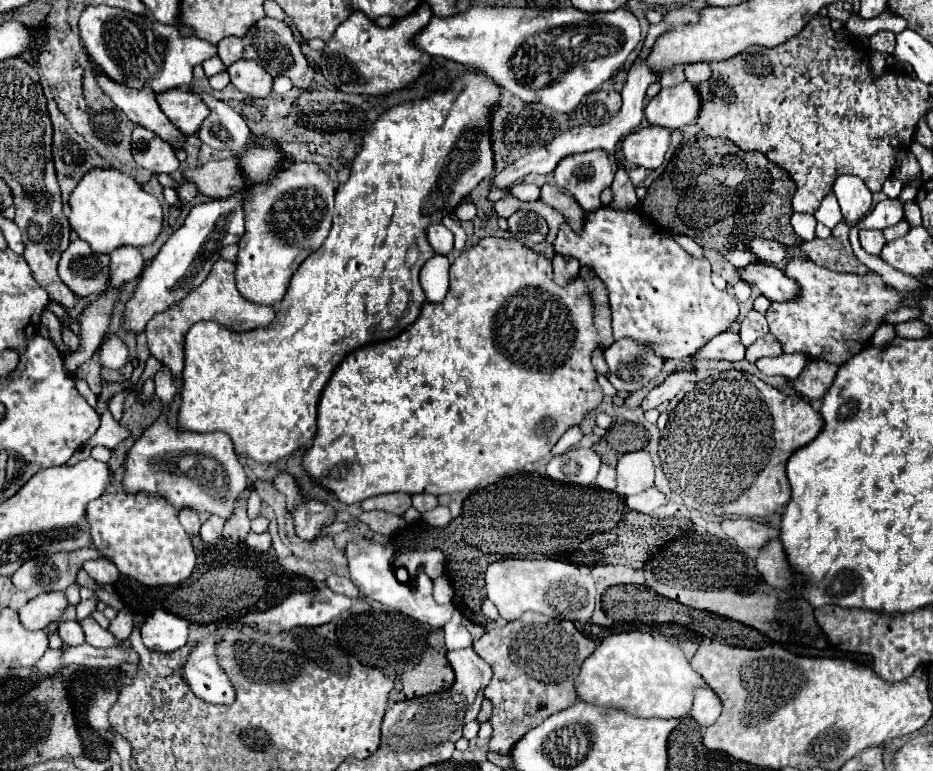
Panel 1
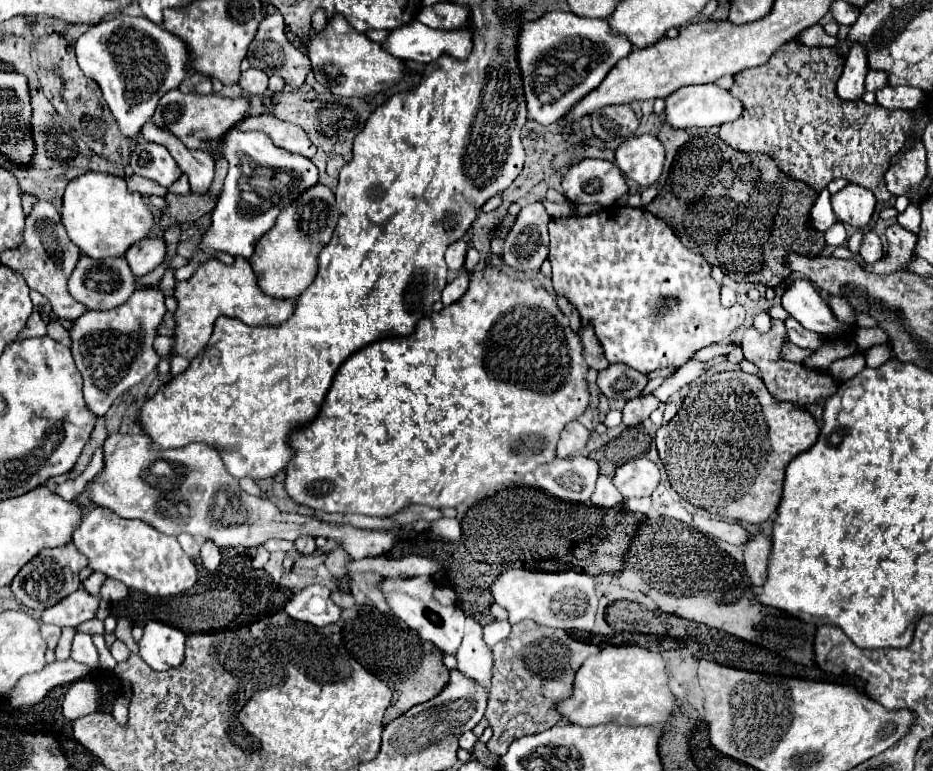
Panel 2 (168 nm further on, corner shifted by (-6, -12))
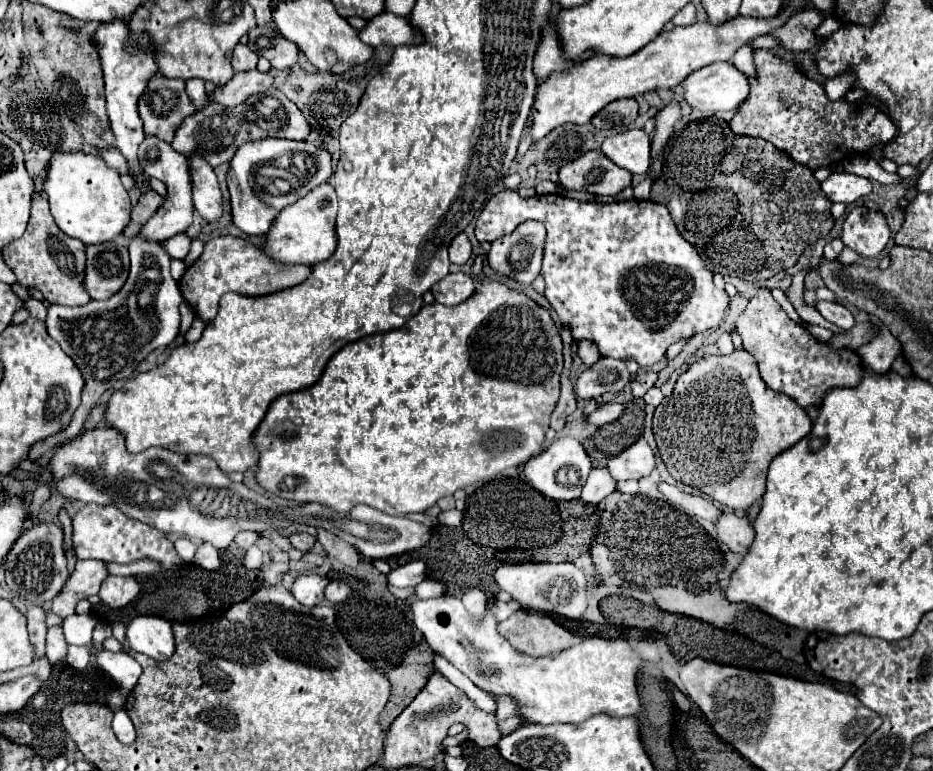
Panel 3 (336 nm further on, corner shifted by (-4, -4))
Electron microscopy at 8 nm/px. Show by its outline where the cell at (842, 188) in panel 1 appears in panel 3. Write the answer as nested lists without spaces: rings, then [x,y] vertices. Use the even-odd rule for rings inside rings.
[[[832,173],[824,183],[822,191],[832,203],[854,205],[858,199],[864,199],[872,191],[872,183],[866,177],[852,173]]]

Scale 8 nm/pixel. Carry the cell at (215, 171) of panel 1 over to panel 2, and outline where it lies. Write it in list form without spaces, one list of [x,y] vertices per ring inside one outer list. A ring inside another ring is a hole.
[[[166,193],[164,199],[166,199],[168,207],[162,209],[162,215],[160,215],[160,219],[162,219],[160,229],[162,231],[166,231],[172,225],[186,225],[190,221],[196,221],[202,215],[210,213],[216,205],[216,199],[212,199],[208,193],[206,195],[188,193],[184,197]]]

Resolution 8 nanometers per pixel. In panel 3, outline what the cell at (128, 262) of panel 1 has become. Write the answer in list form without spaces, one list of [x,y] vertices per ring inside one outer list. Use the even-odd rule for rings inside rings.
[[[146,137],[140,143],[138,149],[138,163],[142,167],[142,171],[148,177],[158,177],[160,181],[164,181],[168,185],[168,201],[160,207],[160,211],[156,211],[156,215],[142,227],[142,231],[138,233],[140,239],[152,241],[152,243],[164,243],[174,235],[184,233],[190,225],[192,225],[192,187],[190,187],[190,175],[188,175],[188,163],[186,157],[180,155],[178,151],[174,151],[170,147],[170,143],[158,139],[158,137]]]

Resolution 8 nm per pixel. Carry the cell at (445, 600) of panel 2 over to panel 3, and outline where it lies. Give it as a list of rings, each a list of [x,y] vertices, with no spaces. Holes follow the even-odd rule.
[[[424,579],[424,583],[420,583],[416,587],[416,595],[418,599],[434,599],[434,597],[442,597],[446,591],[446,585],[442,581],[432,581],[432,579]]]

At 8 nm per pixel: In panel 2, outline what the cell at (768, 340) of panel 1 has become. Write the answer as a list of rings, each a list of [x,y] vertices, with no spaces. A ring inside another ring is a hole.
[[[786,343],[786,345],[782,347],[782,355],[784,355],[786,359],[790,359],[790,361],[796,361],[796,363],[808,359],[812,353],[814,353],[812,349],[802,349],[802,347],[794,345],[794,343]]]

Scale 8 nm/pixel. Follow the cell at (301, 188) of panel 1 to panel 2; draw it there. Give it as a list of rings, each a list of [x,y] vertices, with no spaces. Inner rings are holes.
[[[324,185],[310,187],[302,197],[298,197],[290,207],[286,207],[274,229],[270,229],[256,243],[256,251],[250,257],[250,265],[258,277],[260,289],[276,299],[294,299],[298,297],[318,273],[318,253],[328,245],[336,229],[338,209],[334,193]]]

